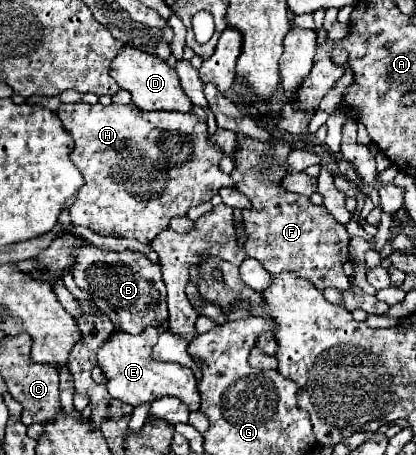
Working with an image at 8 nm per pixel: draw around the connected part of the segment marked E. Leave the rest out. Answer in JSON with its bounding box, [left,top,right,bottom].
[97,325,201,411]

